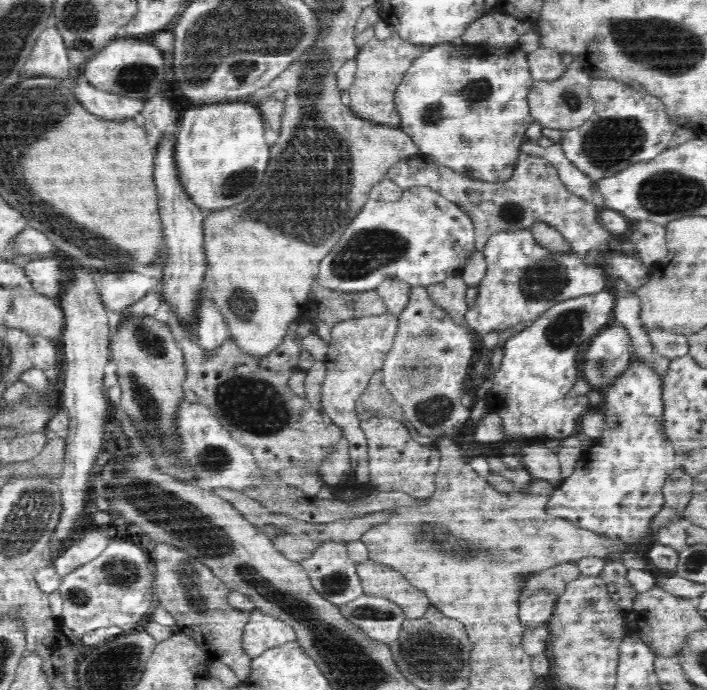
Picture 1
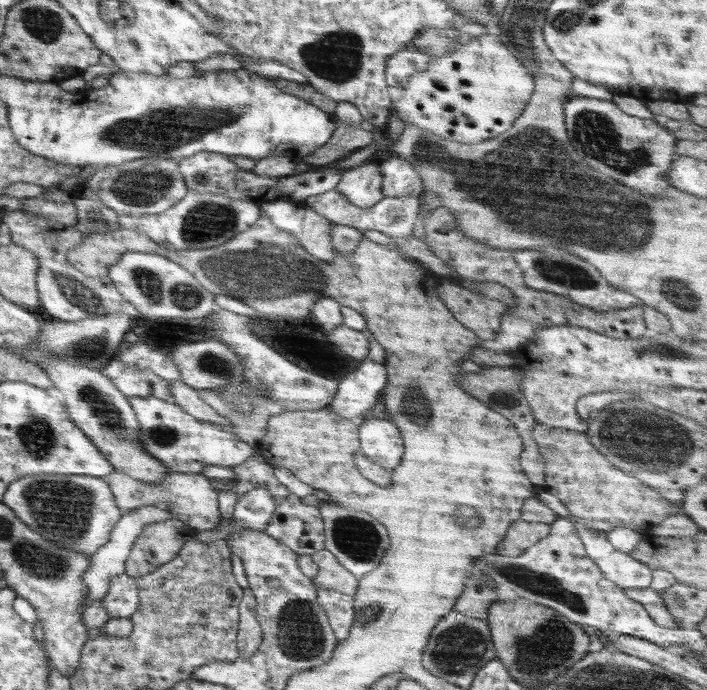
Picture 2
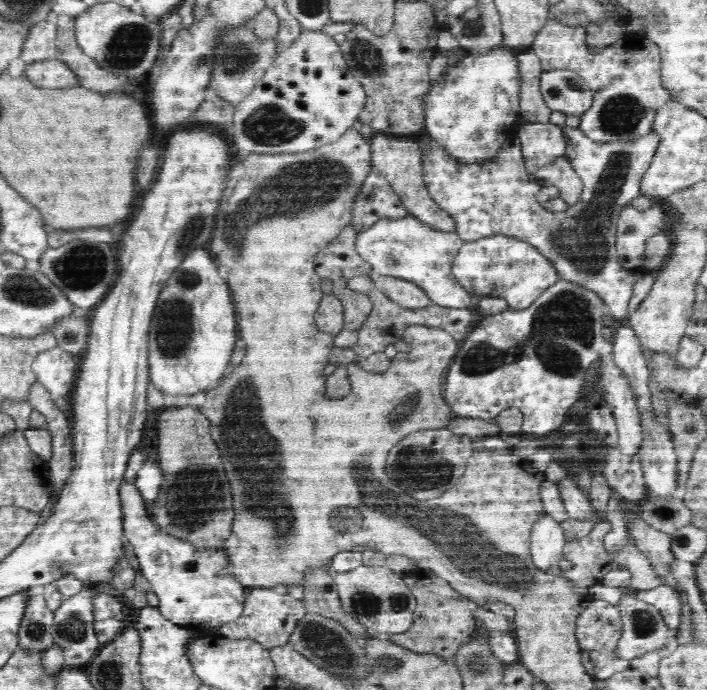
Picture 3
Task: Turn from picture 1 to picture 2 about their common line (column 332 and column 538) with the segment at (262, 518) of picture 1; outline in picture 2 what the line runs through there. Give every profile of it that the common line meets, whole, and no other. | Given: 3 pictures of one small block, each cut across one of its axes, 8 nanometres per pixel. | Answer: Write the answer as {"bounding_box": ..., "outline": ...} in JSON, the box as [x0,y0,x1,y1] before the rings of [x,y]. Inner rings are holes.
{"bounding_box":[496,521,550,557],"outline":[[[515,521],[510,526],[496,553],[500,556],[515,557],[536,544],[542,537],[548,536],[550,525],[540,522]]]}

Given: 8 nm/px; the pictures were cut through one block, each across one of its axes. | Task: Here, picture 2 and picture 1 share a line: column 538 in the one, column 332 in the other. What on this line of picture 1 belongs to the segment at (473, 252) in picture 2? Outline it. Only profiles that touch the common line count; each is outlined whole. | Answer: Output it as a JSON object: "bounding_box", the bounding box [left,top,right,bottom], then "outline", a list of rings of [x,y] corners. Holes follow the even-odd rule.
{"bounding_box":[312,284,387,342],"outline":[[[314,284],[312,294],[318,304],[312,332],[326,342],[330,340],[332,328],[339,322],[387,314],[386,304],[377,289],[345,293]]]}

